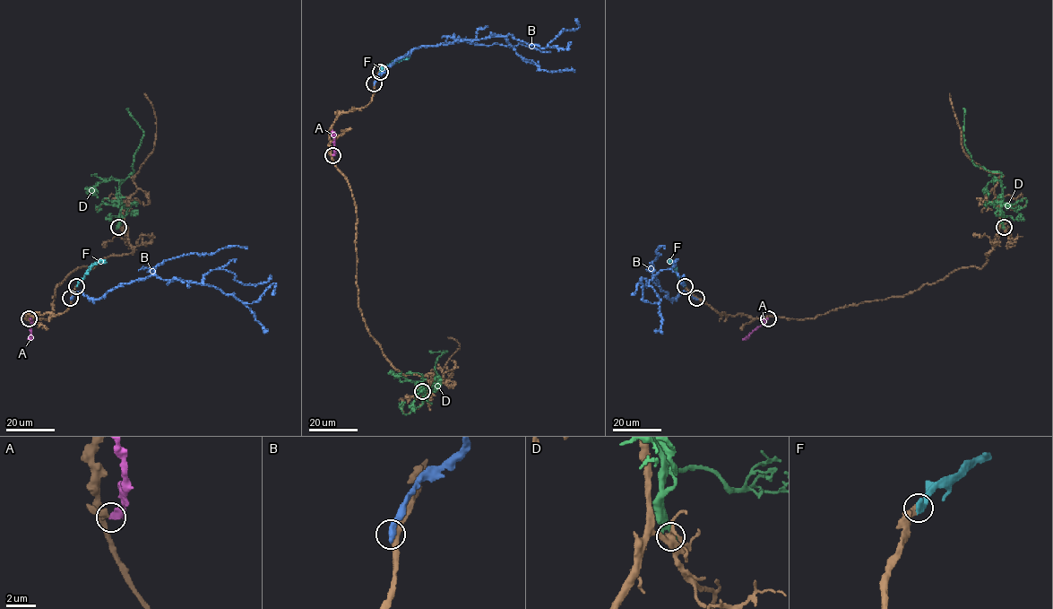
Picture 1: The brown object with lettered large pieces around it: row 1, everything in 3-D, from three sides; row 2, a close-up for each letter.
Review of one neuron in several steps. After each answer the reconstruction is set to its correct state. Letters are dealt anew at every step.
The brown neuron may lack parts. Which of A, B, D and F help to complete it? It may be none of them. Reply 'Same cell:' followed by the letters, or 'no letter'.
Same cell: F

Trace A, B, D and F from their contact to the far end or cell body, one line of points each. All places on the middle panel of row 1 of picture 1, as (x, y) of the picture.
A: (332, 155), (332, 130)
B: (374, 83), (388, 65), (415, 48), (511, 34), (543, 48), (563, 30), (577, 28), (575, 19)
D: (422, 392), (436, 387), (435, 361), (447, 351), (430, 351)
F: (380, 72), (388, 65), (409, 56)

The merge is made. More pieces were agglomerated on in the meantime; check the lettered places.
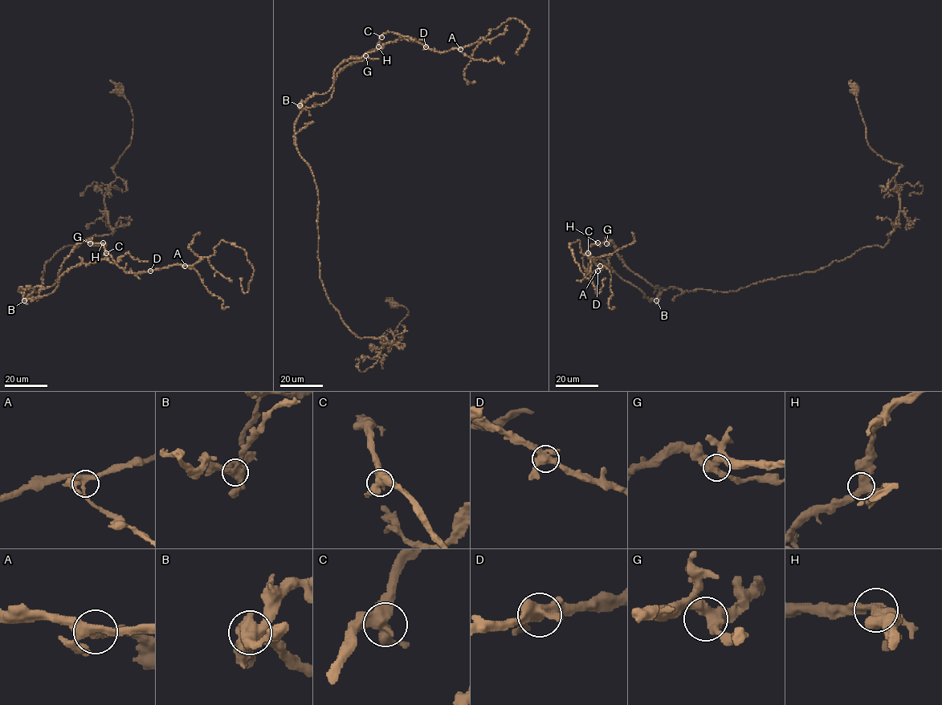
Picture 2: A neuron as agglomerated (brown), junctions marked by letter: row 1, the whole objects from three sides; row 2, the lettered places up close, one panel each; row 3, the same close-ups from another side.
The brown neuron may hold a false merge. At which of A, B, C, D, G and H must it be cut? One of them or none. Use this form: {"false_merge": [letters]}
{"false_merge": ["B"]}

